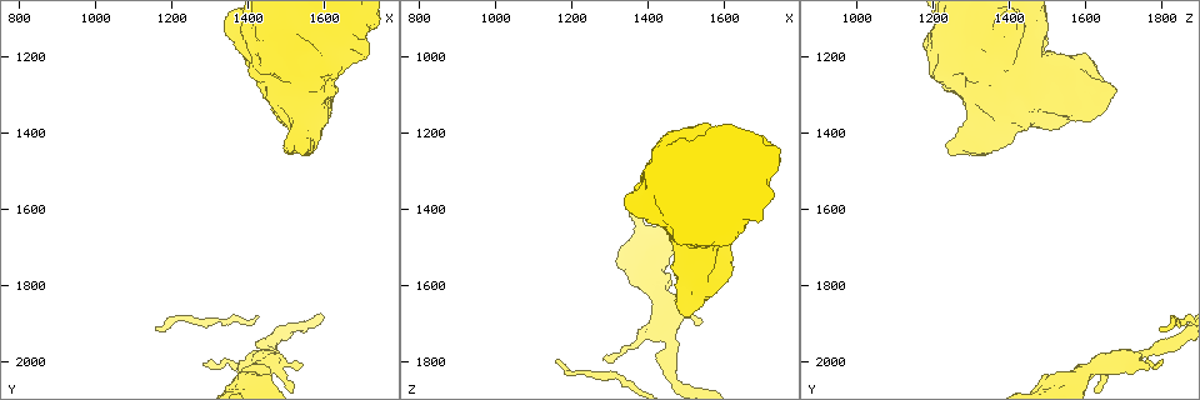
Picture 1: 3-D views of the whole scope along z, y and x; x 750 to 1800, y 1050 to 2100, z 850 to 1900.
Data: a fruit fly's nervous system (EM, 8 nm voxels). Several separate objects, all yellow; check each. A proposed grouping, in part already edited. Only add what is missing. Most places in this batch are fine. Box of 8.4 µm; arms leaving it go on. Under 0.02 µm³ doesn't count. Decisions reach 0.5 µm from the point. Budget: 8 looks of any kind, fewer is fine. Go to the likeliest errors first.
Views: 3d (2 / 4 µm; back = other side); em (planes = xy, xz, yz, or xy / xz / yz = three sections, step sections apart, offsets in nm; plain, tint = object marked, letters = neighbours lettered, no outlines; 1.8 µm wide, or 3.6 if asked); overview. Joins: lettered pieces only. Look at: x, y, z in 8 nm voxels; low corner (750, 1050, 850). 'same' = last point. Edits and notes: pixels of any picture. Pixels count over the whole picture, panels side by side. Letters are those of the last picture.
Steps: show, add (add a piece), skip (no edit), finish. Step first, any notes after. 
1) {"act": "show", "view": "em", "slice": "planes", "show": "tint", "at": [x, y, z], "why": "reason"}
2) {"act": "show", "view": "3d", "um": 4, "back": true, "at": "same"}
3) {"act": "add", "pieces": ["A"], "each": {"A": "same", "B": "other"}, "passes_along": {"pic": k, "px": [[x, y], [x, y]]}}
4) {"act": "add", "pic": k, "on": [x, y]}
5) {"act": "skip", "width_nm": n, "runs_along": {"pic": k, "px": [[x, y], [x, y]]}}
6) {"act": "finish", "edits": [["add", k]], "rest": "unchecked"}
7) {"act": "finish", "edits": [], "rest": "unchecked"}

{"act": "show", "view": "em", "slice": "xz", "step": 4, "show": "tint", "at": [1550, 2010, 1690], "why": "branch stops here"}

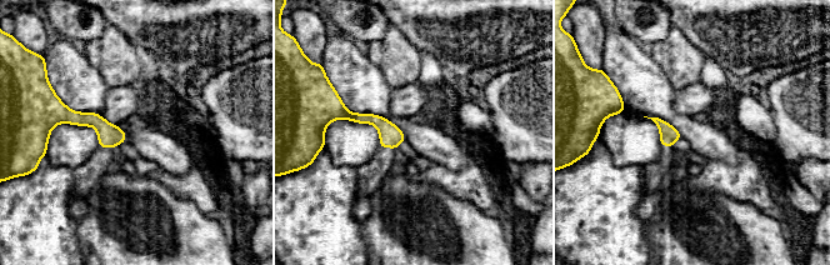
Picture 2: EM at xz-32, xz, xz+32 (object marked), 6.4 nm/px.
{"act": "show", "view": "em", "slice": "xz", "step": 4, "show": "letters", "at": "same", "why": "what lies round it"}

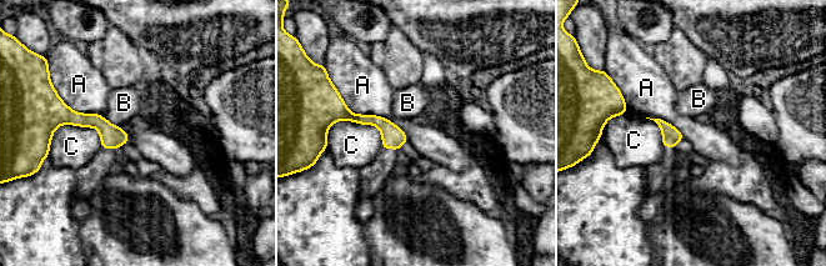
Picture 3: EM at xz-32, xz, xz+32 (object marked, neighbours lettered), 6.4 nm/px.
{"act": "skip", "longest_contact_nm": ["A", 550], "each": {"A": "other", "B": "other", "C": "other"}, "runs_along": {"pic": 3, "px": [[65, 110], [124, 139]]}, "found": "no lettered piece goes on from it"}

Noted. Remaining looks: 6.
{"act": "show", "view": "em", "slice": "planes", "show": "letters", "at": [1285, 2010, 1790], "why": "an open end"}

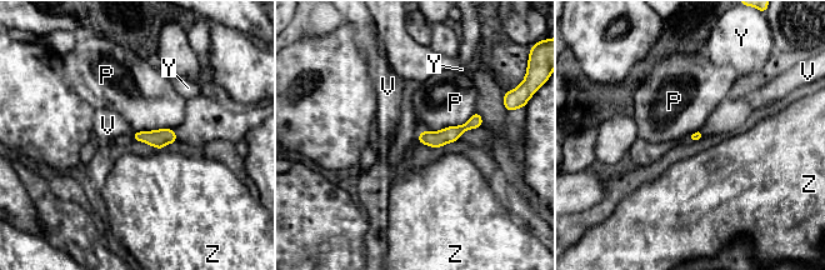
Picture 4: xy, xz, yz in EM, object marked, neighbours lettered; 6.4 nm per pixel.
{"act": "skip", "longest_contact_nm": ["P", 380], "each": {"P": "other", "V": "other", "Y": "other", "Z": "other"}, "border": {"pic": 4, "px": [[475, 111], [460, 125], [421, 131]]}, "found": "none of them fits"}

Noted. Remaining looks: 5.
{"act": "show", "view": "em", "slice": "planes", "show": "letters", "at": [1550, 1460, 1245]}

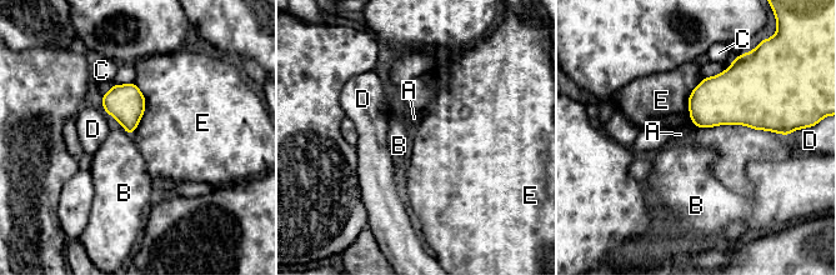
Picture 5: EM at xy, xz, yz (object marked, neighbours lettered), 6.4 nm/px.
{"act": "skip", "each": {"A": "other", "B": "other", "C": "other", "D": "other", "E": "other"}, "border": {"pic": 5, "px": [[687, 98], [697, 126], [782, 134]]}, "found": "none of them fits"}

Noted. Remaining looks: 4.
{"act": "finish", "edits": [], "rest": "unchecked"}

